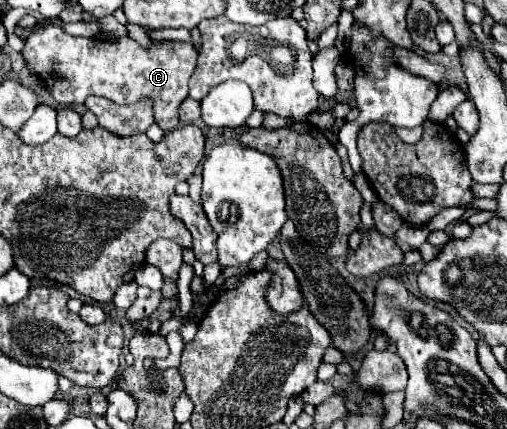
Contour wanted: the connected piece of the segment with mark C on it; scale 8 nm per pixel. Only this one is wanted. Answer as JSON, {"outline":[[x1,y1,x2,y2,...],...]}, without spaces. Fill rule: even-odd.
{"outline":[[44,26,32,32,24,40,24,50,22,58,26,66,42,80,46,90,50,92,52,100,56,104,84,104,88,96,104,96,116,104,134,104,134,100,150,98,152,108,154,108,154,122,164,130,174,130,180,124,178,110,180,104,188,98,188,80,196,68,196,48,188,42,160,42,160,40,150,40,150,46,140,46,134,38,122,36,122,38,104,38,104,36,94,36,94,38,80,38,80,36,70,36,66,34,60,26]]}

